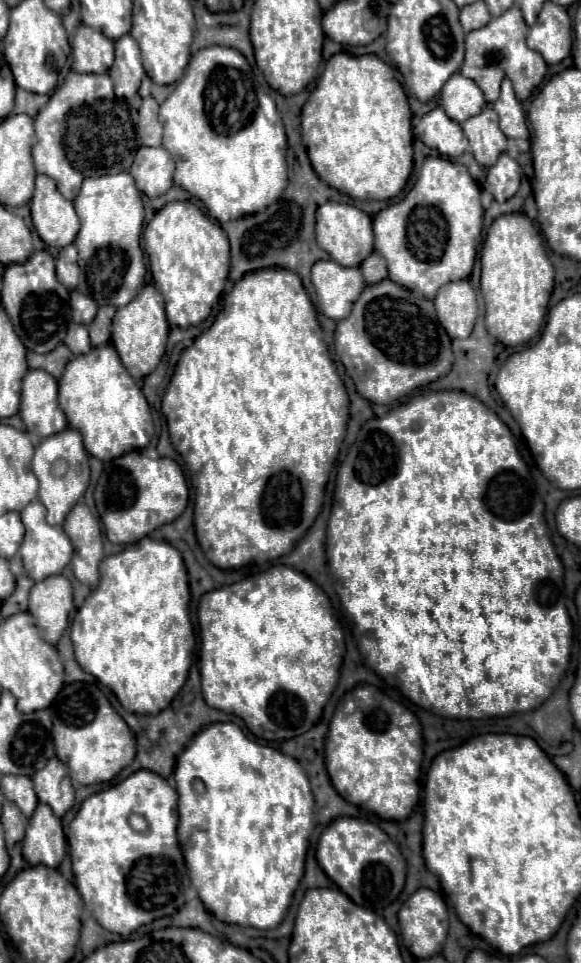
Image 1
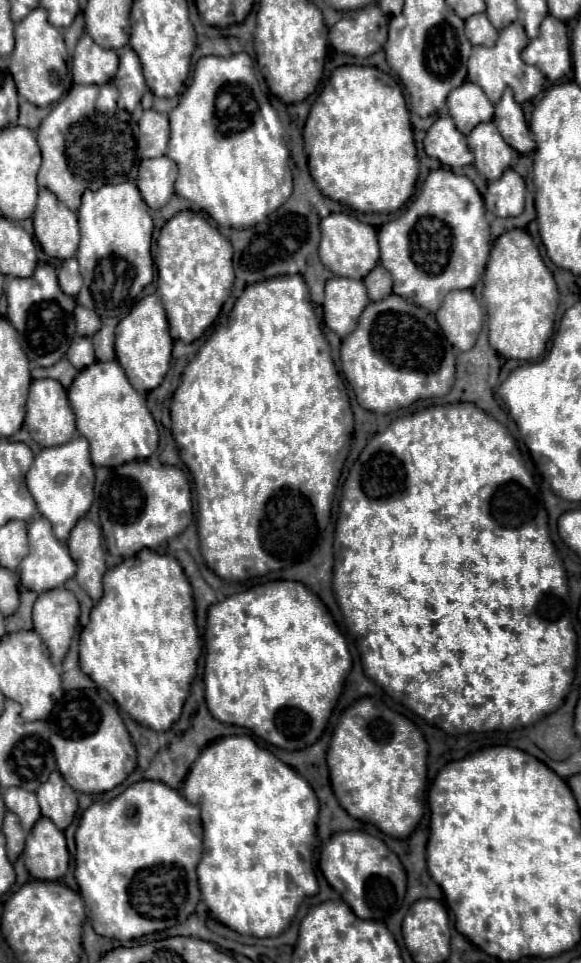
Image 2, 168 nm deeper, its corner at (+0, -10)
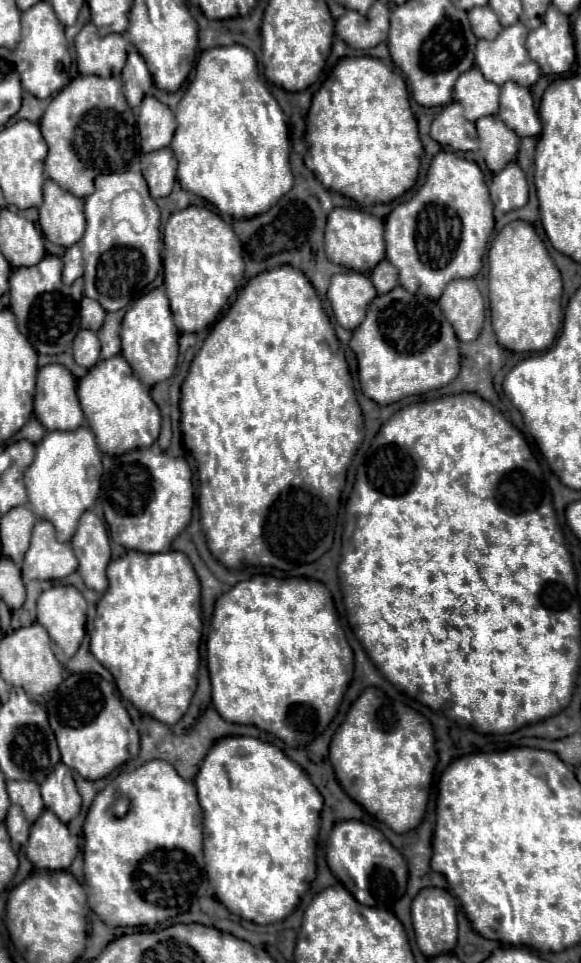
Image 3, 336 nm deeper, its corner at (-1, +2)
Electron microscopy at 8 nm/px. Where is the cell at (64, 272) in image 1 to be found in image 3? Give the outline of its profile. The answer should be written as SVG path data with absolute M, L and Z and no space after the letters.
M70 246L64 254L64 272L62 272L62 282L70 286L76 278L84 274L84 262L82 262L82 252L78 246Z

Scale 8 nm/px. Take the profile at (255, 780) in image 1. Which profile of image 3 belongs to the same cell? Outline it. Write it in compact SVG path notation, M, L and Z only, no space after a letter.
M228 736L218 740L204 758L196 776L196 788L204 810L206 870L216 898L230 912L256 924L288 918L308 884L316 878L316 836L322 796L308 774L274 744L250 736Z

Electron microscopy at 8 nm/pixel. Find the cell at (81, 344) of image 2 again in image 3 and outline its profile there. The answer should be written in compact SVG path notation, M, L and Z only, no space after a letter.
M80 330L72 344L74 360L82 368L92 368L100 360L100 340L92 330Z

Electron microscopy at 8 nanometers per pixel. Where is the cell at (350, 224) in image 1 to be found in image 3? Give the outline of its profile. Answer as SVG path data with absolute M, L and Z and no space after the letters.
M334 208L328 214L326 224L326 256L340 266L356 272L370 272L378 262L384 260L384 222L368 212L352 208Z

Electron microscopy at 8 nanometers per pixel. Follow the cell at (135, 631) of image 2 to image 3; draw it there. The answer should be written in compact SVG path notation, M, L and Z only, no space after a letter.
M126 552L108 566L110 586L98 602L90 650L104 668L116 678L116 686L124 700L130 700L138 710L150 714L162 724L176 724L188 710L198 684L198 646L202 636L200 620L200 580L184 552L138 554Z

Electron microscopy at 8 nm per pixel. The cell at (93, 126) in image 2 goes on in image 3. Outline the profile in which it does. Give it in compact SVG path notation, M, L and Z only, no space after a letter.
M78 76L74 78L58 96L48 104L42 120L40 120L42 136L48 144L48 158L44 162L44 172L48 178L58 182L64 190L78 198L86 198L94 192L94 178L98 174L112 174L130 170L138 148L136 148L136 120L132 110L126 104L122 94L122 82L116 78L100 78L100 76Z

